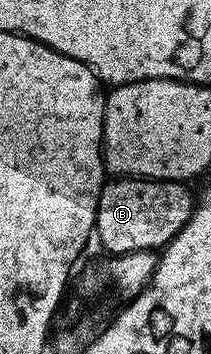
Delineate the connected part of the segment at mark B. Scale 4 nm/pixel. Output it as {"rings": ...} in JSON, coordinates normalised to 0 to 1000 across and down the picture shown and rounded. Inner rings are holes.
{"rings":[[[555,503],[540,520],[502,517],[460,573],[450,678],[517,709],[521,726],[597,723],[626,712],[716,712],[801,689],[867,650],[924,585],[924,542],[891,517],[853,508],[692,508],[682,503]]]}

